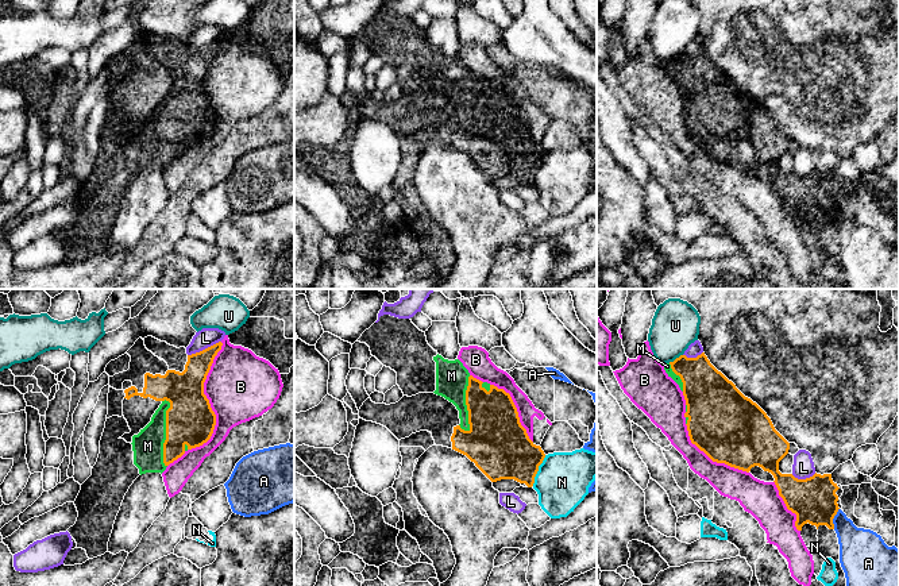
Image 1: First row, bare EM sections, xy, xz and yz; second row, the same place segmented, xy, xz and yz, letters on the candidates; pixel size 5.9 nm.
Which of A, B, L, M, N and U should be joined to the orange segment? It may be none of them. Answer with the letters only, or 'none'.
M

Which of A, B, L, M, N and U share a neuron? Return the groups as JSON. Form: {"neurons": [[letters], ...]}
{"neurons": [["A"], ["B"], ["L"], ["M"], ["N"], ["U"]]}

